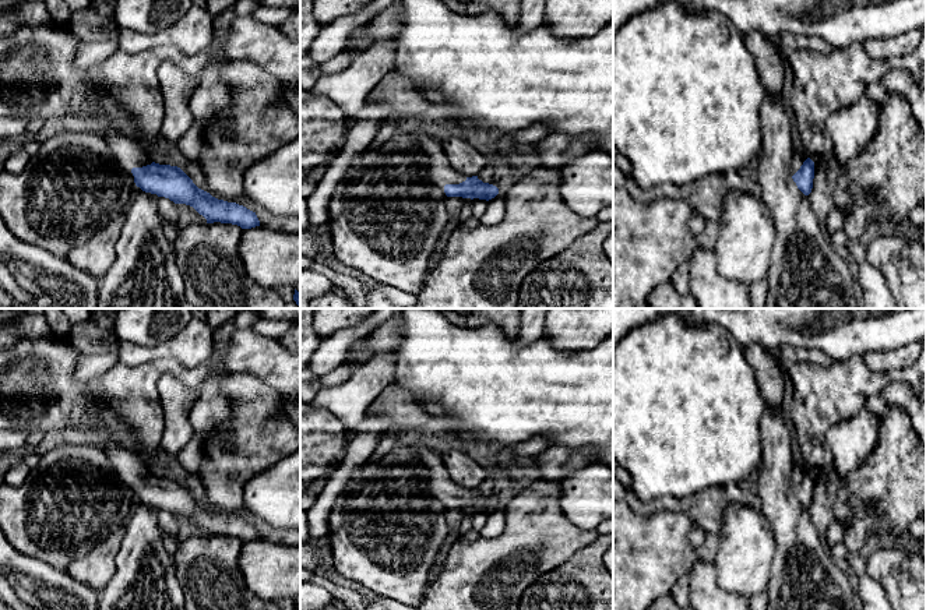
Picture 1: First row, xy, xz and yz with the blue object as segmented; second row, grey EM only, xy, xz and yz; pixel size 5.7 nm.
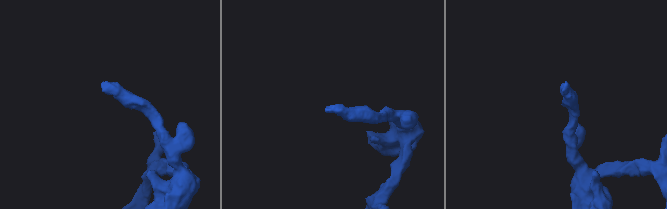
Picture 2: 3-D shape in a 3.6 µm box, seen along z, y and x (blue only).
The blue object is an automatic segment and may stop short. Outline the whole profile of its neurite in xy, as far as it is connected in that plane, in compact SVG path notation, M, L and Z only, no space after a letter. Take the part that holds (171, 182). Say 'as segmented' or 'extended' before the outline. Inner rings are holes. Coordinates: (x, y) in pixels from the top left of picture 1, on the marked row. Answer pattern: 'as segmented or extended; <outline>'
extended; M110 128L103 131L101 138L116 163L133 173L135 186L142 191L169 198L175 204L190 205L207 219L207 223L232 223L242 229L260 226L256 212L236 202L212 197L198 188L177 166L155 163L134 135Z

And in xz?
extended; M406 126L412 130L420 148L425 151L429 163L429 180L436 186L443 186L447 197L492 200L499 194L493 184L483 183L478 176L465 177L454 170L443 151L440 142L434 141L419 126Z

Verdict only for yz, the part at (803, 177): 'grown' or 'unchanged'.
grown

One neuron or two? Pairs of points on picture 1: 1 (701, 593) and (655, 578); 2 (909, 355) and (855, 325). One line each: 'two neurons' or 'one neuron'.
1: two neurons
2: two neurons

